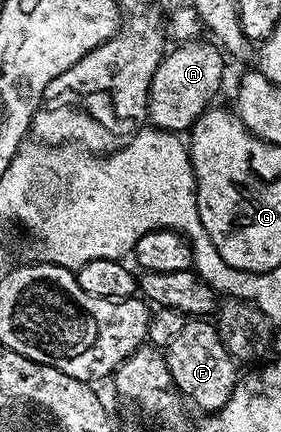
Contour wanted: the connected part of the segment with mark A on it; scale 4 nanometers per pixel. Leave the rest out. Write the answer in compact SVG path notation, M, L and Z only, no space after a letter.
M197 38L192 42L176 45L173 48L175 50L170 49L157 66L149 89L147 107L148 121L156 129L176 134L182 133L181 130L188 131L199 115L215 100L213 98L223 80L225 56L216 43L201 41Z

